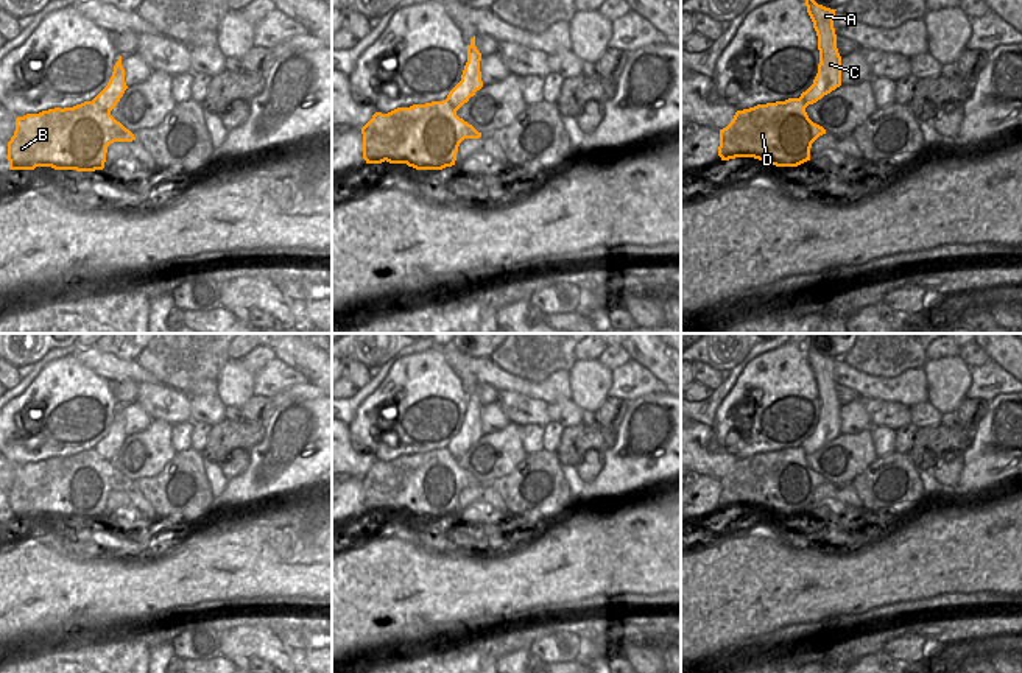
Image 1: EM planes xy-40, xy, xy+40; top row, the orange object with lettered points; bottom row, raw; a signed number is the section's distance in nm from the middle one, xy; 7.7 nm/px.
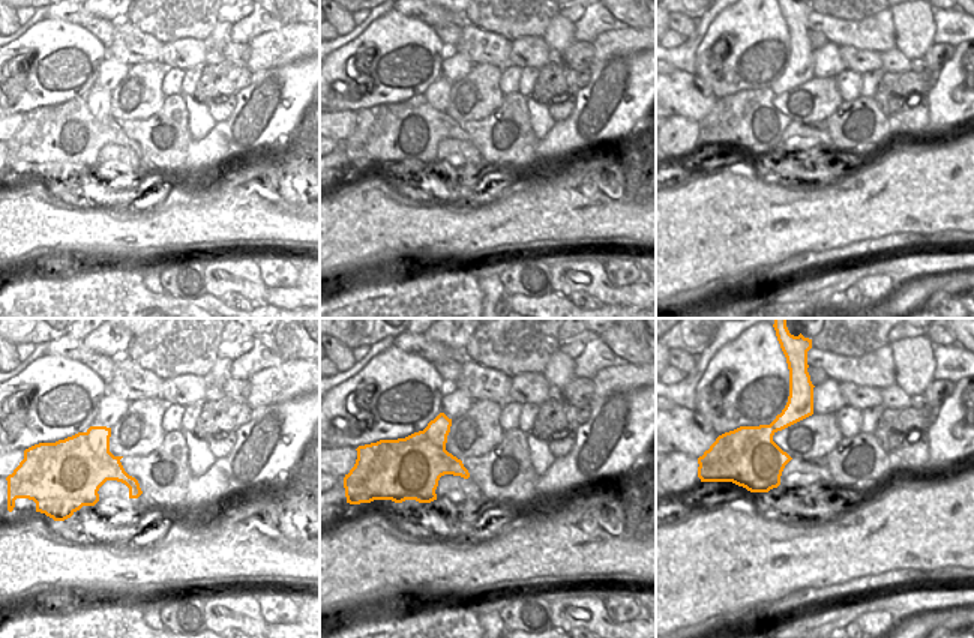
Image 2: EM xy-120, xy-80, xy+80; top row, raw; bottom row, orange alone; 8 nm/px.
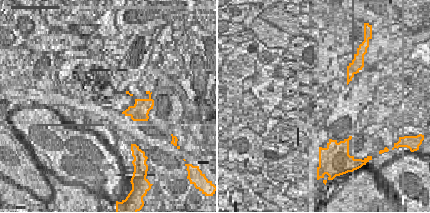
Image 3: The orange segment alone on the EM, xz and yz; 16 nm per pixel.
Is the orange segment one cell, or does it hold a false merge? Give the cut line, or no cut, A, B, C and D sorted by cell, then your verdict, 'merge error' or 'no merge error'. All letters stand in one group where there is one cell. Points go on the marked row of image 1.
cut xy-40 (94, 98), (112, 108); groups A C / B D; merge error

